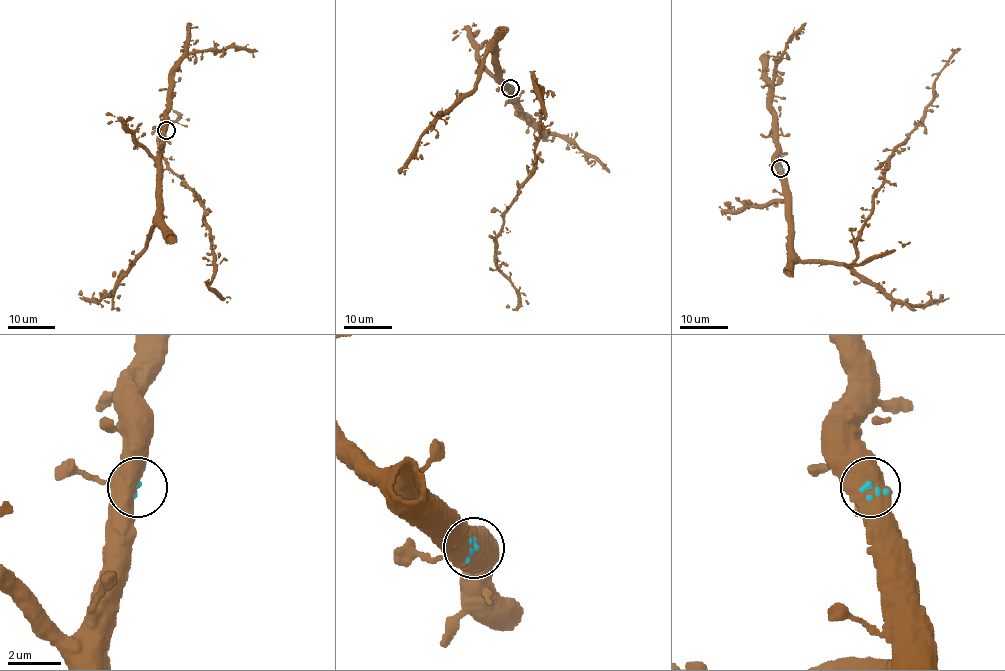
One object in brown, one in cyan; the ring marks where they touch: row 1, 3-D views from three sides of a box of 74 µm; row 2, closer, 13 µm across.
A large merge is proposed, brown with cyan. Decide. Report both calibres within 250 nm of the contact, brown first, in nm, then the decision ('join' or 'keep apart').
calibres 650 and 200 nm; join

